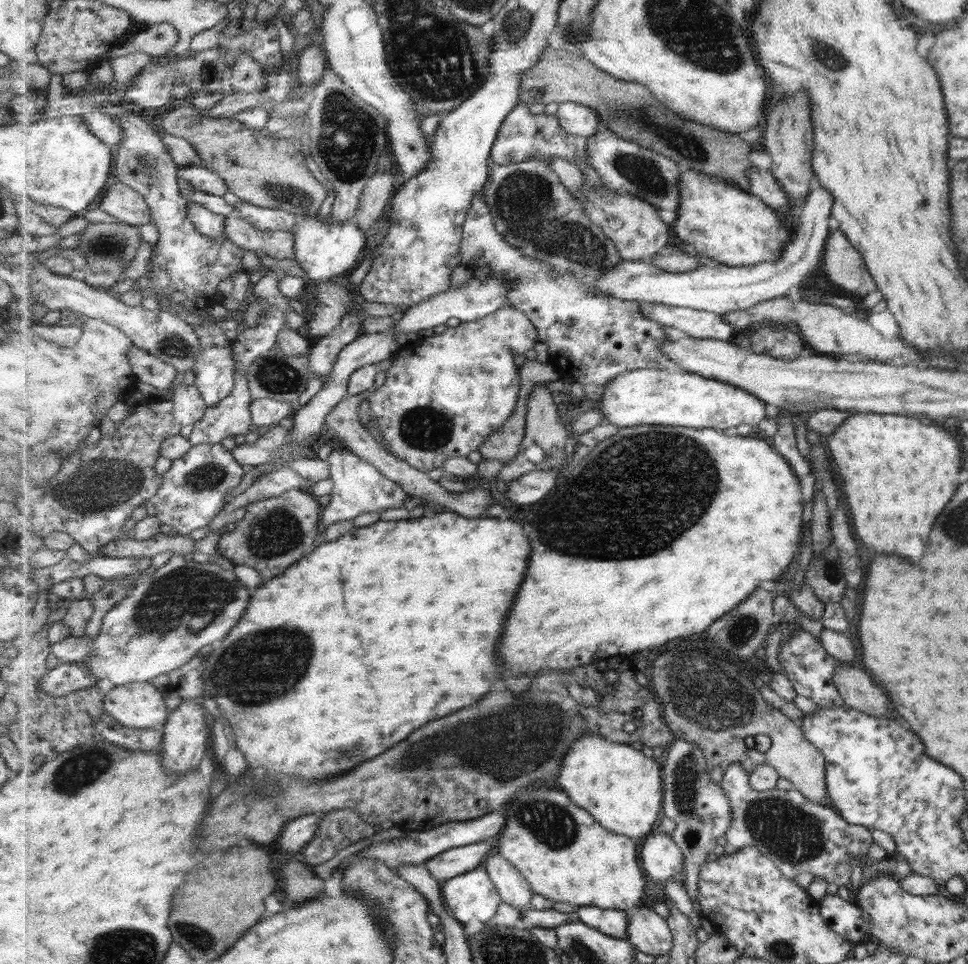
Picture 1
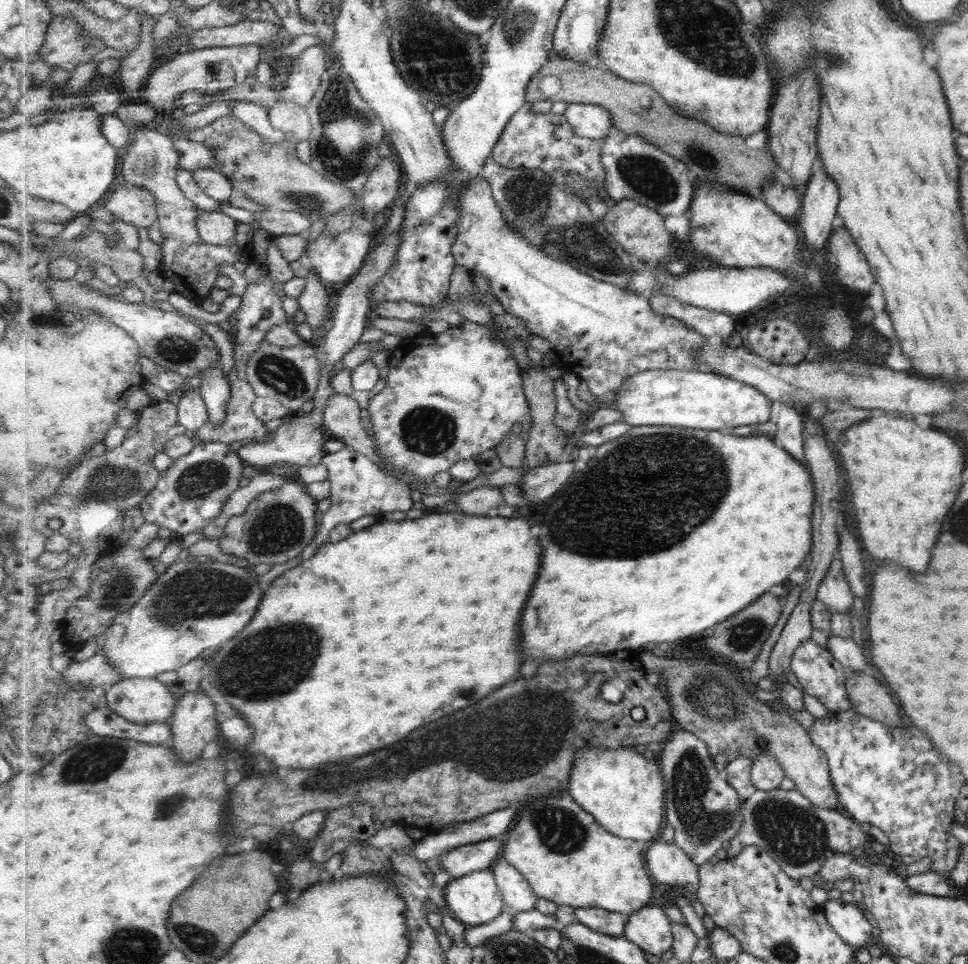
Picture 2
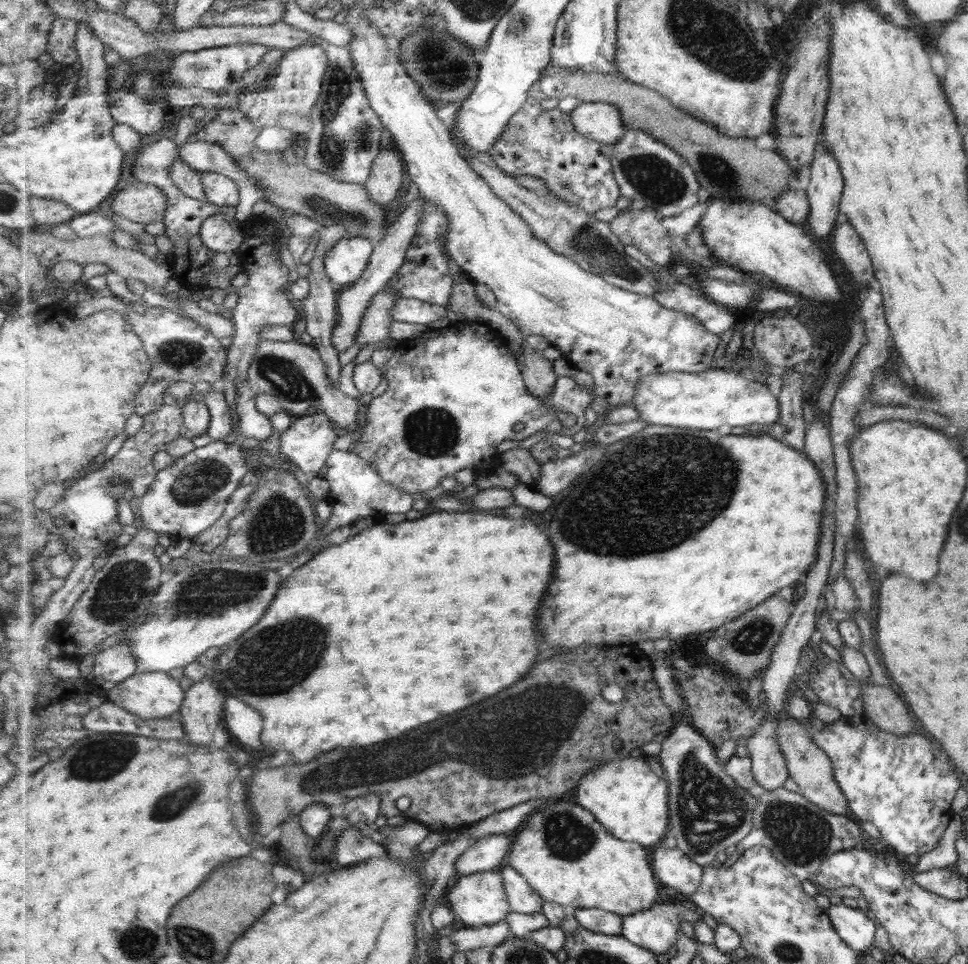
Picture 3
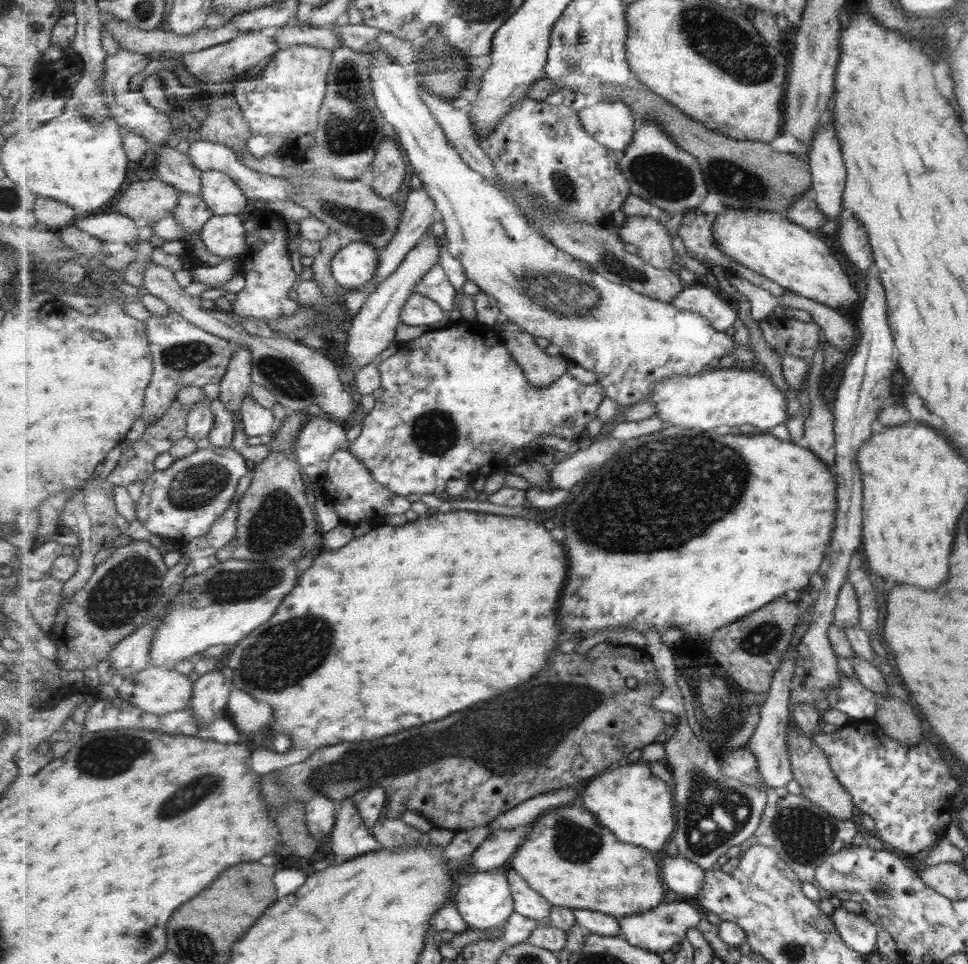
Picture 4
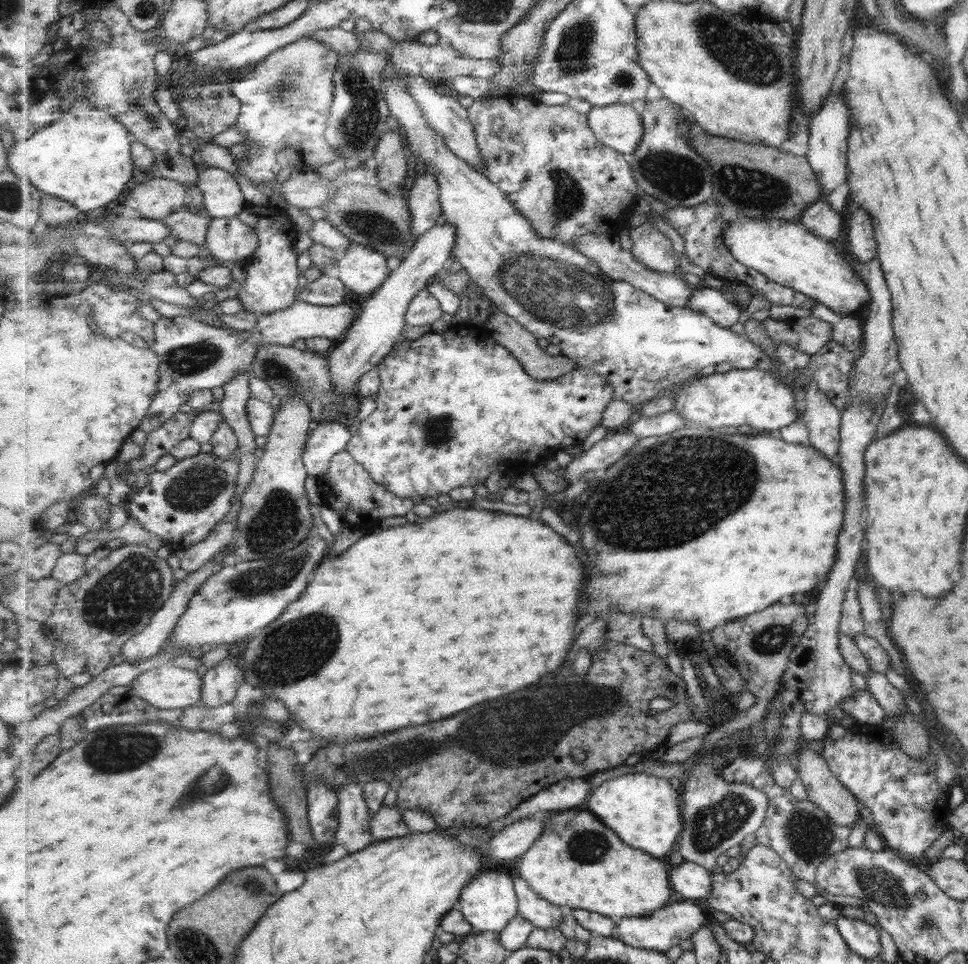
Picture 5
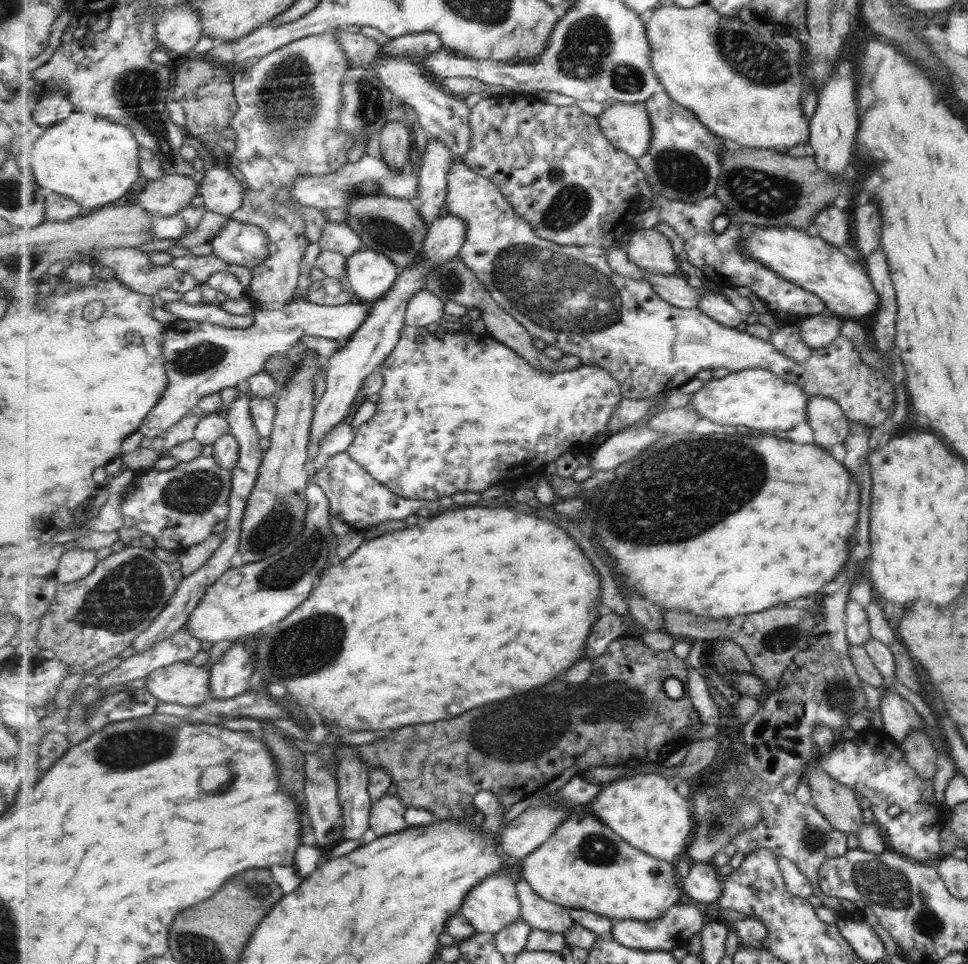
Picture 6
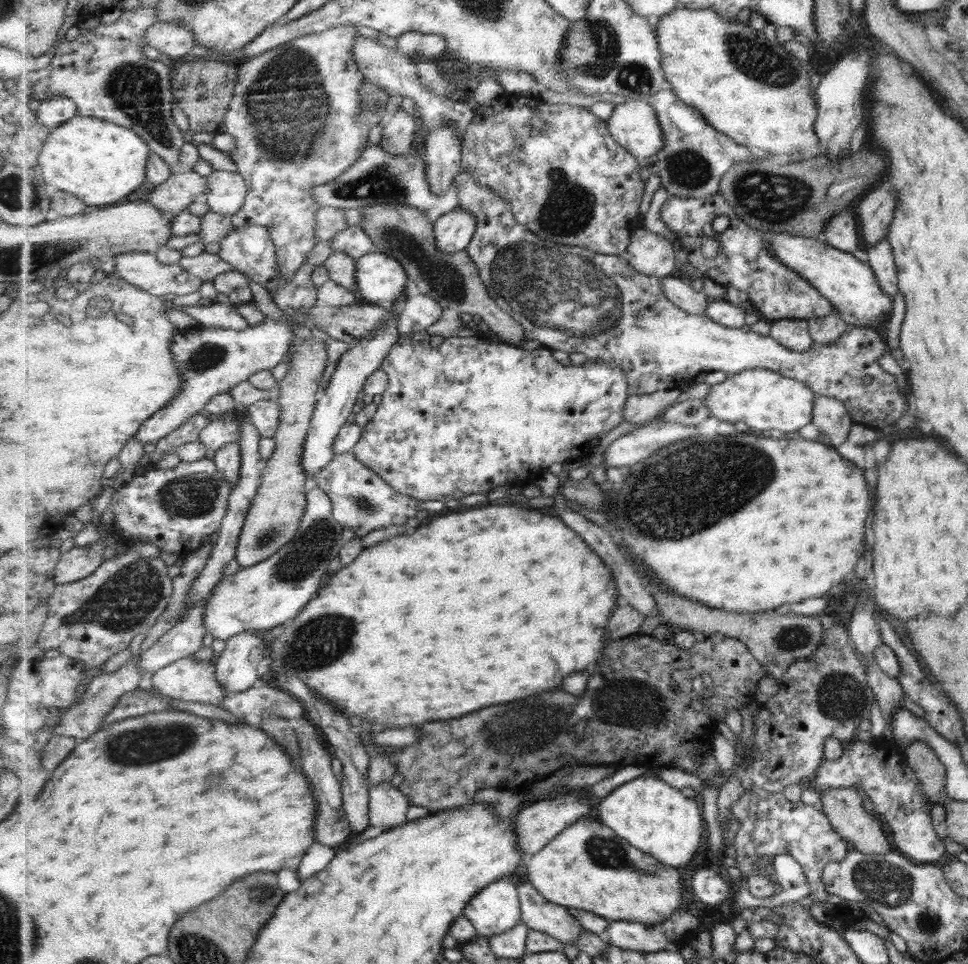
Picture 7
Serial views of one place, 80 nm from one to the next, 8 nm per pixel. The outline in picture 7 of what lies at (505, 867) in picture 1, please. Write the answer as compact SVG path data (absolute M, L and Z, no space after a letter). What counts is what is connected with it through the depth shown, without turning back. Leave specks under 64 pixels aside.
M530 881L521 883L518 886L520 894L520 901L522 904L522 920L529 929L535 929L540 932L545 932L553 938L557 938L561 944L576 946L577 940L581 938L583 932L587 932L583 929L583 926L579 921L567 910L566 907L555 904L550 900L547 900Z

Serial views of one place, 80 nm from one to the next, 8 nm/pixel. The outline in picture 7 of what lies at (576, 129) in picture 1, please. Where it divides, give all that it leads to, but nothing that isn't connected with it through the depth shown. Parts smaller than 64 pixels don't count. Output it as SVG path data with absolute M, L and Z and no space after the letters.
M629 99L617 105L606 123L615 140L640 159L657 154L665 146L657 111L648 101Z

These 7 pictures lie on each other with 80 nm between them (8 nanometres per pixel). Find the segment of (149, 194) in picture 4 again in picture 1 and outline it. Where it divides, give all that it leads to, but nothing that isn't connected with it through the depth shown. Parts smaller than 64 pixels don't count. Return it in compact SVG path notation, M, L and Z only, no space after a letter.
M113 183L98 208L127 224L137 226L152 222L149 205L142 193L125 183Z

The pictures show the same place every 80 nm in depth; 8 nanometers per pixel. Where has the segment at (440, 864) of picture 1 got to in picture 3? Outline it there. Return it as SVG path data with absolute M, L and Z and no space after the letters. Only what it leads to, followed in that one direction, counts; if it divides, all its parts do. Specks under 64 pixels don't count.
M550 799L549 801L546 801L546 803L541 803L539 808L535 812L532 812L531 816L528 816L528 819L525 822L522 822L522 825L518 830L518 835L513 836L512 841L511 838L509 838L509 834L490 834L485 838L478 839L470 847L467 847L462 852L462 855L458 856L458 859L454 862L454 868L457 873L462 875L469 875L483 871L493 871L503 864L505 856L509 854L508 863L529 881L529 884L544 898L545 901L562 904L571 910L600 908L604 911L615 912L615 914L627 916L636 913L637 911L651 908L651 905L654 905L655 900L659 898L659 884L657 884L659 880L654 873L654 867L651 859L652 851L653 850L651 848L643 846L642 844L621 840L619 837L616 837L606 826L603 826L603 824L597 820L594 813L583 808L583 805L570 801L565 802L560 799Z

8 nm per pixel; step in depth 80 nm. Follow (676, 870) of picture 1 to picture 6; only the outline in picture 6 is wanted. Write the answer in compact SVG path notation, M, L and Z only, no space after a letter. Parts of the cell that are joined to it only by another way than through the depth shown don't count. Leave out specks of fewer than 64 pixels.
M691 864L688 875L679 879L688 900L714 905L722 898L722 879L712 864Z

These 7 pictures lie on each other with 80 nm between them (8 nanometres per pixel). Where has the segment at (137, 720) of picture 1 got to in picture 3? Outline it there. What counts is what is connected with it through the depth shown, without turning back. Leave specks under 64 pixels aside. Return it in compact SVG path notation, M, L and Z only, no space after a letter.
M147 671L135 673L133 676L123 680L123 682L116 683L108 691L109 700L144 719L176 716L182 707L185 695L186 692L179 686L179 681L171 678L167 673Z

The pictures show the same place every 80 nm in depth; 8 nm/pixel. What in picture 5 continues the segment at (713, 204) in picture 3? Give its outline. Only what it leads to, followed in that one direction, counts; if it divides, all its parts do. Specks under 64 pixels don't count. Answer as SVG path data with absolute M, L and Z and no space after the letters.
M824 199L814 200L804 208L800 223L785 219L750 219L739 217L730 222L731 228L724 232L725 245L741 264L754 268L779 284L794 288L833 310L836 314L849 315L855 310L864 311L865 302L870 299L869 289L849 264L837 256L829 242L823 242L813 235L827 240L841 240L843 218Z

